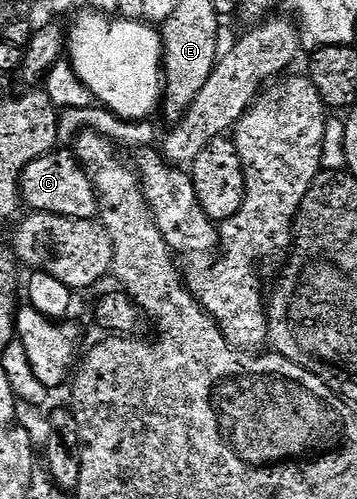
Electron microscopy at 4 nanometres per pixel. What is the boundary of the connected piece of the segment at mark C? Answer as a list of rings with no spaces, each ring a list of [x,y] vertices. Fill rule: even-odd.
[[[67,148],[56,149],[29,163],[19,181],[19,193],[26,209],[37,214],[56,214],[85,220],[94,219],[99,212],[99,193],[95,191],[91,175]]]

